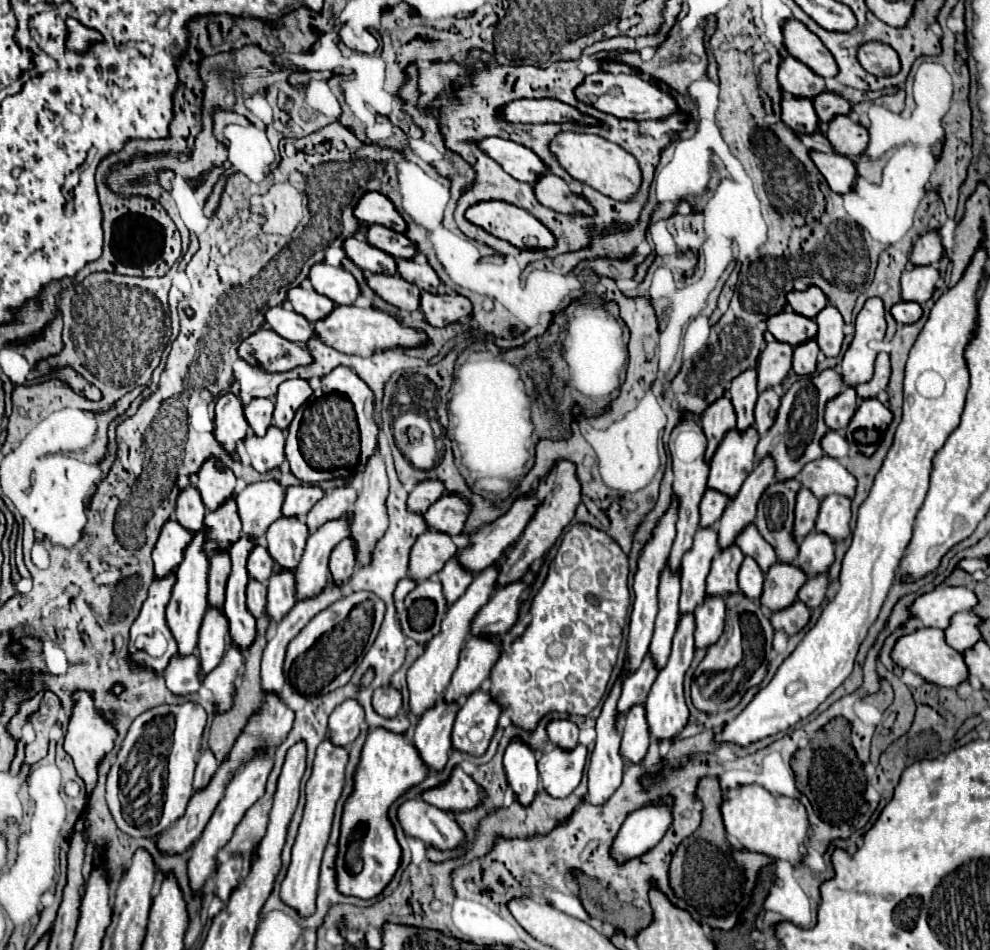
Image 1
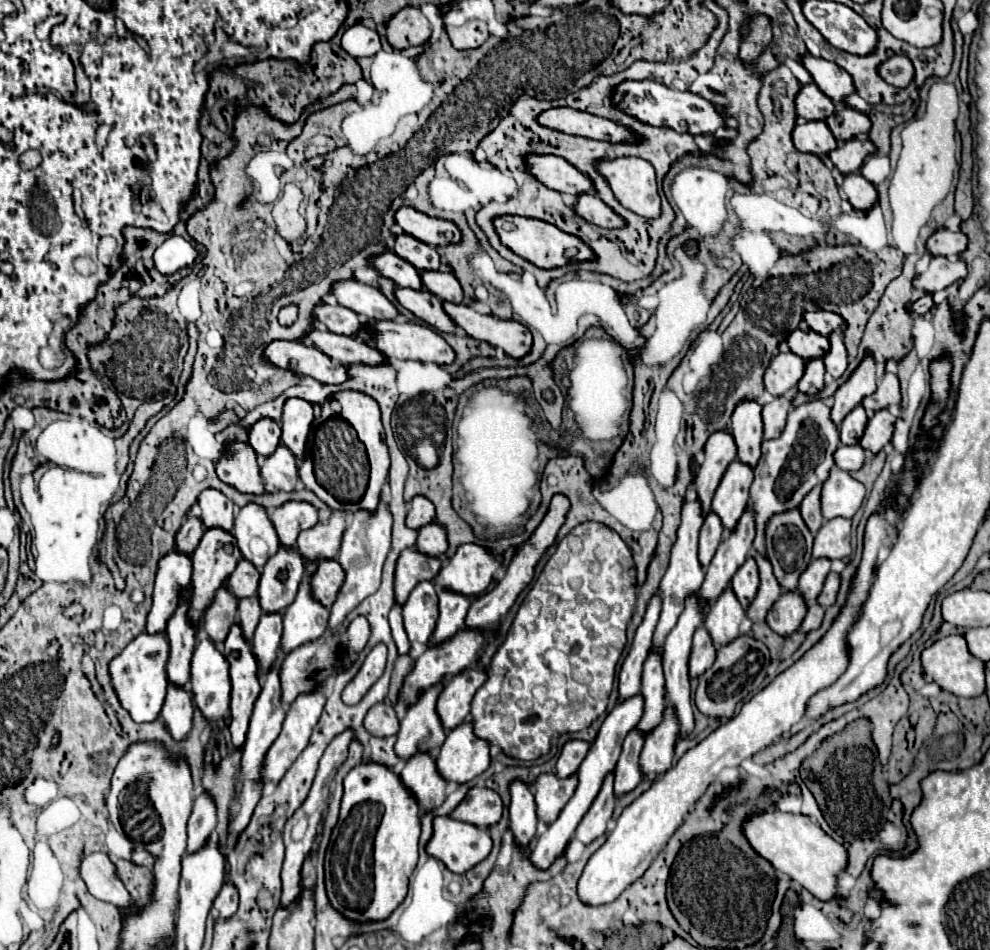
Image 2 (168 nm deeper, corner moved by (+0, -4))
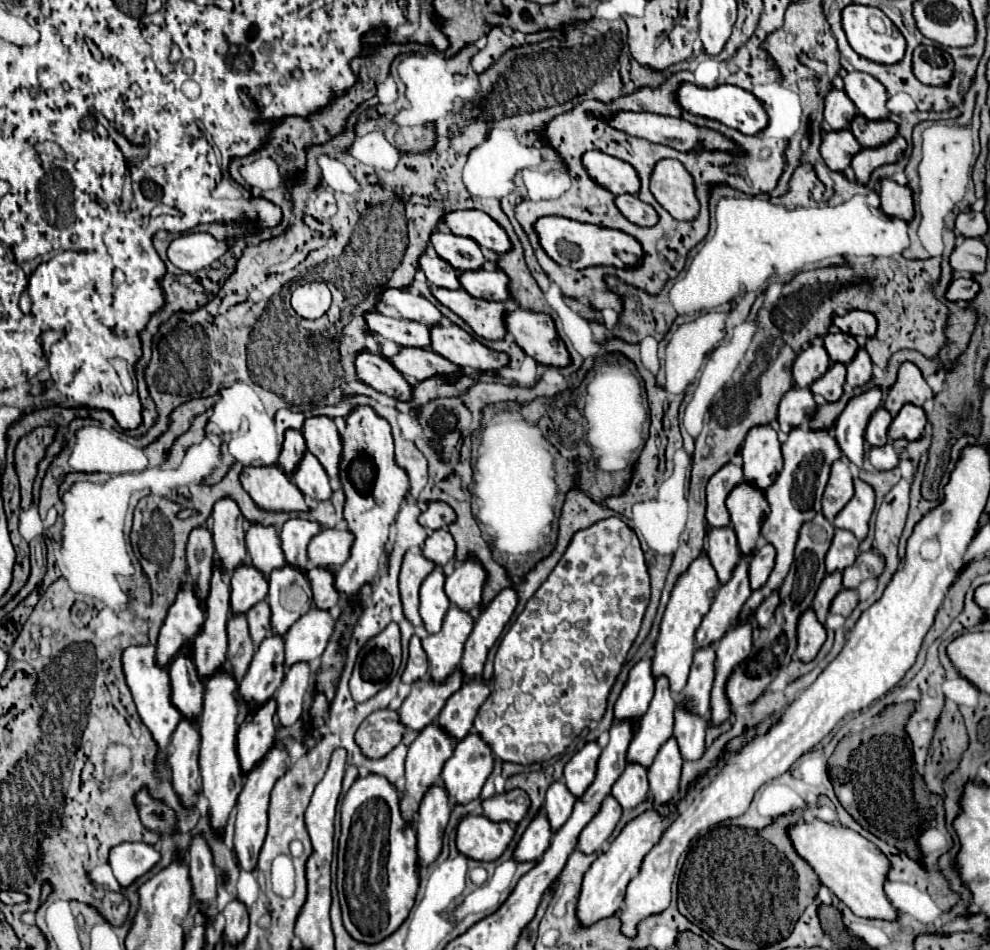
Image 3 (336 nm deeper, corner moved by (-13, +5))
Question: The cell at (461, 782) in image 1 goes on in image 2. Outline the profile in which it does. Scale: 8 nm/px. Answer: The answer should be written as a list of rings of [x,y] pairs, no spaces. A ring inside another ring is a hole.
[[[472,788],[468,796],[450,814],[456,820],[474,824],[478,828],[490,828],[502,818],[500,796],[490,788]]]

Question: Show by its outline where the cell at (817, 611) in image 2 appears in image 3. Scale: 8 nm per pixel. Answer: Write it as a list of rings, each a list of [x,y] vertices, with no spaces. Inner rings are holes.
[[[841,589],[839,595],[831,601],[831,609],[829,609],[829,613],[847,617],[847,615],[855,609],[855,605],[857,605],[857,593],[855,593],[855,589],[851,589],[851,591]]]

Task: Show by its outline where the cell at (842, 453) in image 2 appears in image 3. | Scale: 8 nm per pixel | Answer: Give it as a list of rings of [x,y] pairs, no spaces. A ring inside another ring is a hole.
[[[883,445],[883,447],[871,447],[865,455],[865,459],[879,471],[885,469],[893,469],[899,463],[899,453],[895,453],[895,449],[891,445]]]

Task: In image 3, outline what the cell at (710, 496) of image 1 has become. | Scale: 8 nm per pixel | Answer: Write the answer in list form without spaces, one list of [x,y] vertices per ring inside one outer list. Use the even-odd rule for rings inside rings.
[[[713,527],[707,535],[707,555],[717,571],[721,583],[731,577],[731,567],[735,567],[735,559],[739,559],[741,551],[735,539],[733,527]]]

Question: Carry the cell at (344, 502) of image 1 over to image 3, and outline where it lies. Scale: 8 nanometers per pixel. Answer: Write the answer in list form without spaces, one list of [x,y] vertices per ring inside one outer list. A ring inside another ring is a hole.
[[[323,527],[309,541],[309,563],[315,567],[327,567],[337,571],[351,551],[351,543],[355,537],[349,529],[327,529]]]

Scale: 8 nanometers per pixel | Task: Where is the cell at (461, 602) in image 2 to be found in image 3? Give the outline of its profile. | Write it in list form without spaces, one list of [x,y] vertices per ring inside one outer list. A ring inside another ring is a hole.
[[[451,605],[443,627],[437,635],[423,639],[423,649],[429,657],[429,675],[433,681],[443,681],[461,663],[463,645],[473,629],[473,617],[457,605]]]

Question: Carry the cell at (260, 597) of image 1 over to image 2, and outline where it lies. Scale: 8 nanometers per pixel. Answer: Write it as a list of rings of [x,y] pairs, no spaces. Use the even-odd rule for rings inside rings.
[[[250,596],[250,598],[238,602],[238,624],[240,624],[242,636],[246,636],[246,640],[252,640],[260,616],[262,616],[262,610],[260,610],[256,596]]]

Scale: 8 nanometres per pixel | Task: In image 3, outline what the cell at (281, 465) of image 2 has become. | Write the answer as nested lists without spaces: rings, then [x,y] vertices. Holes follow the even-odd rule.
[[[309,451],[303,453],[291,479],[305,497],[321,501],[321,499],[329,499],[329,495],[331,495],[331,485],[329,485],[329,479],[327,479],[321,463]]]

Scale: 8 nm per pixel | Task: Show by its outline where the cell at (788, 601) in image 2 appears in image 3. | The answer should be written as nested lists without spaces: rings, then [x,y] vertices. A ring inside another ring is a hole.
[[[813,609],[801,613],[797,621],[797,657],[811,661],[825,641],[825,627],[819,623]]]

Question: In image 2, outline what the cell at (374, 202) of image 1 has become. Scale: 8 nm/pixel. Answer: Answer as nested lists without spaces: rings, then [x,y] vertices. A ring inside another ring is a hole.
[[[402,206],[396,212],[396,222],[406,234],[410,234],[430,246],[458,244],[462,240],[462,232],[454,222],[426,216],[414,208]]]

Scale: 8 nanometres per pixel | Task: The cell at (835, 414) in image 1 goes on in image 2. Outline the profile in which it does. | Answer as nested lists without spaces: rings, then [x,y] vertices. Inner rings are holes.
[[[862,406],[854,408],[846,418],[844,422],[840,424],[840,440],[842,444],[858,444],[858,440],[862,438],[862,432],[866,428],[866,410]]]

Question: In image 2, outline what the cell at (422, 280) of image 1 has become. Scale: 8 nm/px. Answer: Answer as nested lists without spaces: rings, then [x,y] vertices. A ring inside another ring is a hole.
[[[436,270],[436,272],[422,272],[422,282],[426,286],[428,292],[436,294],[440,300],[444,302],[452,302],[452,304],[462,304],[466,294],[458,282],[458,278],[450,272],[442,272],[442,270]]]

